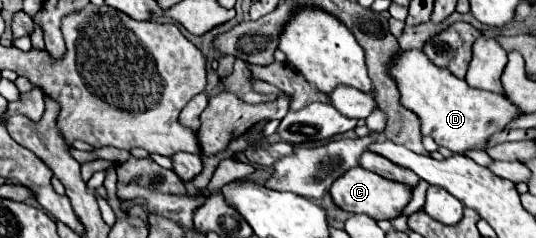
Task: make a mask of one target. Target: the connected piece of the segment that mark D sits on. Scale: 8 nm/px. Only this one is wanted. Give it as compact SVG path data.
M420 49L398 51L386 73L400 89L400 105L420 117L422 133L430 135L440 147L448 147L454 153L484 149L488 137L502 131L518 115L516 105L512 105L504 95L470 87L448 69L436 67Z

